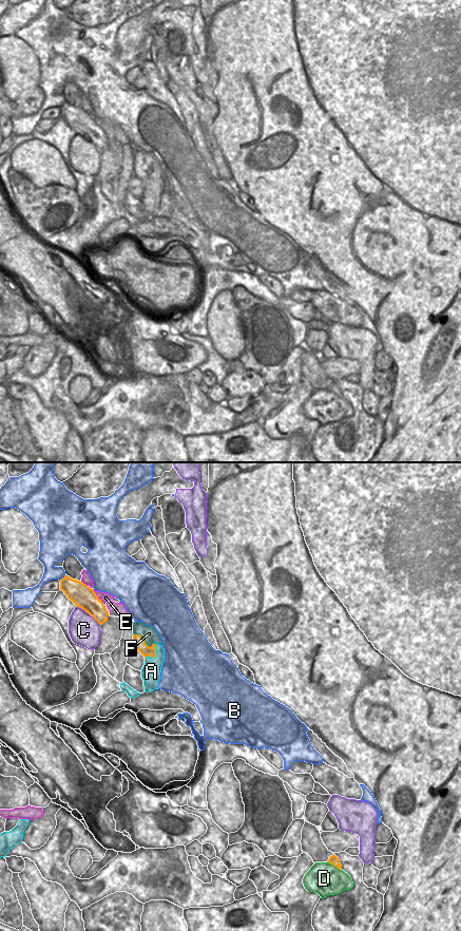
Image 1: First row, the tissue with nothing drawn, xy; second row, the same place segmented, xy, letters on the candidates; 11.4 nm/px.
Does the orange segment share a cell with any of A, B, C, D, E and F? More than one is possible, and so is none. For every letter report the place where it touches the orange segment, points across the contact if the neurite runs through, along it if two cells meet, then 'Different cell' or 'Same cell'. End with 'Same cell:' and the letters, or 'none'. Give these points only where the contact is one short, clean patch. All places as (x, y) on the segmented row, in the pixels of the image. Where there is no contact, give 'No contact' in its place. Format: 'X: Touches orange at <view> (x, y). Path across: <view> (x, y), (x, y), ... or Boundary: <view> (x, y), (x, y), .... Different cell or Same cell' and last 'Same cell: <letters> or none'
A: Touches orange at xy (155, 656). Boundary: xy (155, 644), (155, 656), (148, 656), (145, 660). Different cell
B: Touches orange at xy (63, 577). Different cell
C: Touches orange at xy (89, 613). Different cell
D: Touches orange at xy (334, 866). Different cell
E: Touches orange at xy (97, 596). Boundary: xy (93, 590), (102, 603). Different cell
F: Touches orange at xy (145, 641). Boundary: xy (134, 633), (138, 633), (149, 646), (154, 644). Different cell
Same cell: none

